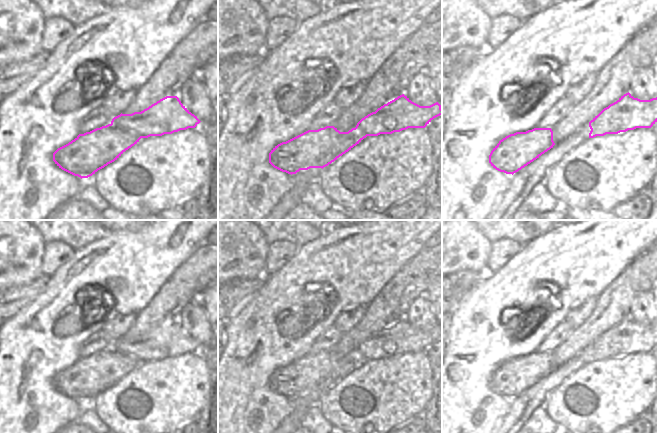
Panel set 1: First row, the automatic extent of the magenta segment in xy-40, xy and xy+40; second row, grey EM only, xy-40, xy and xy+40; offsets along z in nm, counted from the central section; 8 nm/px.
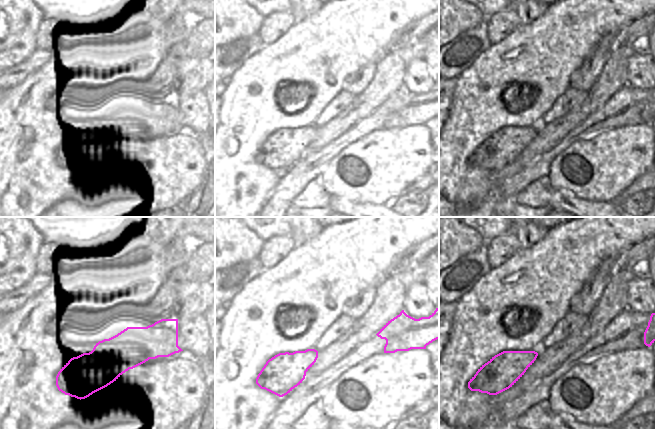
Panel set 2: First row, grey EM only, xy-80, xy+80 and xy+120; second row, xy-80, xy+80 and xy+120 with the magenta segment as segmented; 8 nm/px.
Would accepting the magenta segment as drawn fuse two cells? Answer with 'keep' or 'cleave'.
cleave

